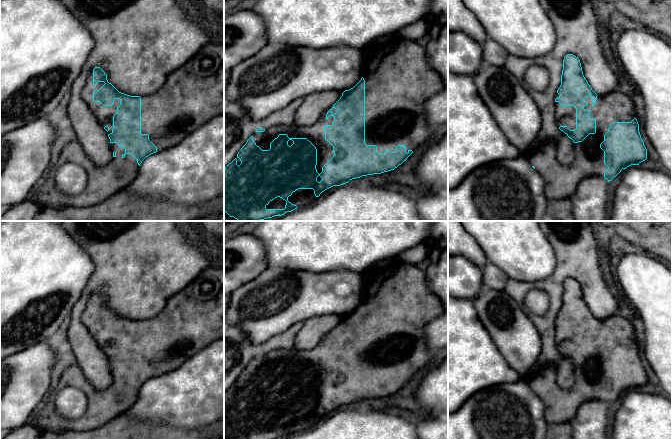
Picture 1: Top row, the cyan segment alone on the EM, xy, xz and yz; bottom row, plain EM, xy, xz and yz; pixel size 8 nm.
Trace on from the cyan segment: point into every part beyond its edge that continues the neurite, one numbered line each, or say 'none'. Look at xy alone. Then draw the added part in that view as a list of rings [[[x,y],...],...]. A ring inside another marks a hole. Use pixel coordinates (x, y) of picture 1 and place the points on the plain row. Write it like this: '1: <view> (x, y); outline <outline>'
1: xy (104, 338); outline [[[93,295],[88,298],[87,306],[82,313],[82,322],[87,327],[92,336],[96,339],[98,346],[103,350],[108,350],[108,358],[112,357],[113,340],[117,337],[117,331],[120,329],[120,323],[114,323],[112,330],[103,330],[100,326],[93,324],[93,316],[99,314],[105,307],[98,306],[93,309]]]

